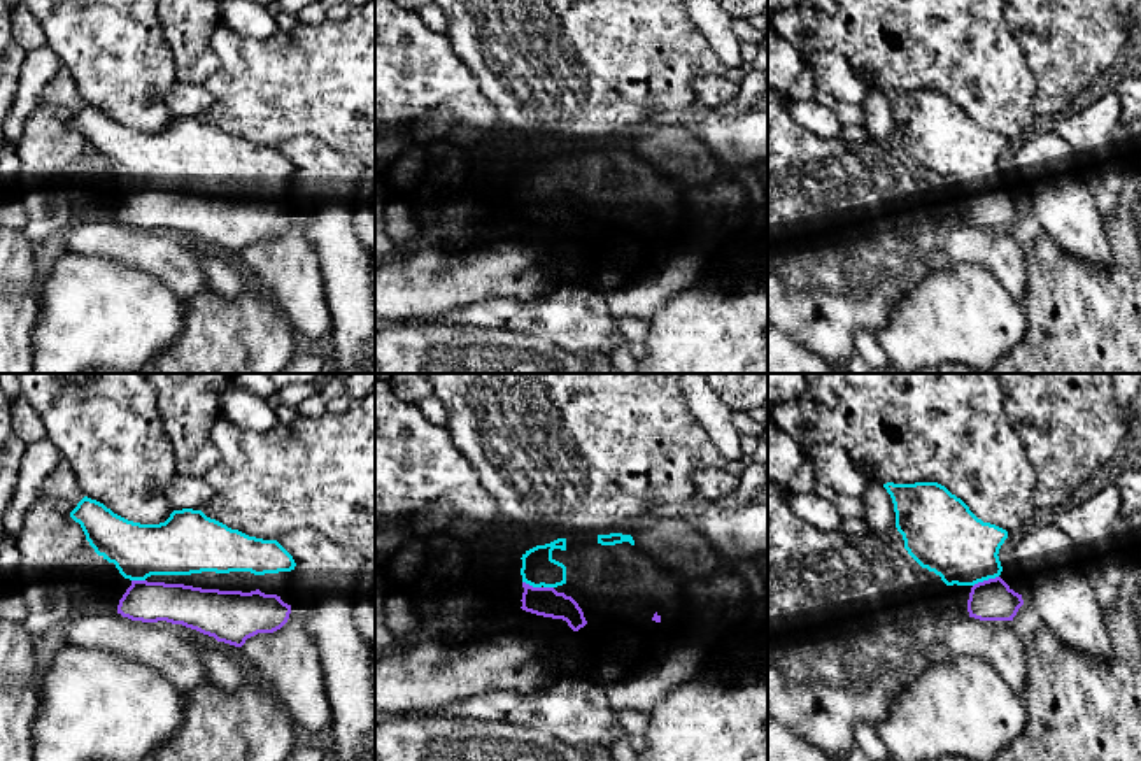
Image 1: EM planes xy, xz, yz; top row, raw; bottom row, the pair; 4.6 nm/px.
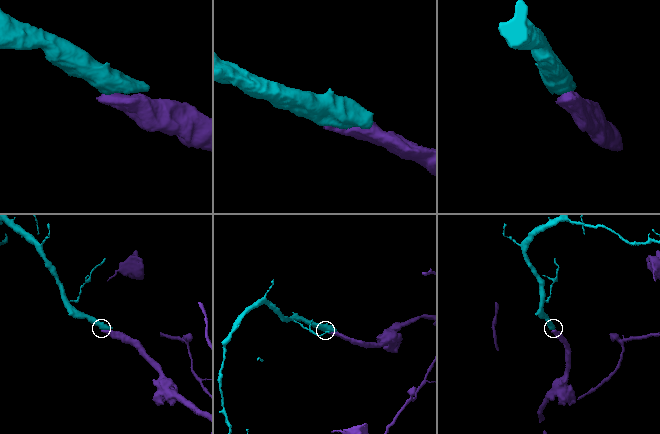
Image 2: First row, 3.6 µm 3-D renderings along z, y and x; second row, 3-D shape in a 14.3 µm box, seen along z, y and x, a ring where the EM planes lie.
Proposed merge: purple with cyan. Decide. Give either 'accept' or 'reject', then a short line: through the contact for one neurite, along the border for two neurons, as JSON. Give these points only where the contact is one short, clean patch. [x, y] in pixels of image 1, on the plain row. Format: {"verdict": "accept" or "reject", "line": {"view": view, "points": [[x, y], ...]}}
{"verdict": "accept", "line": {"view": "yz", "points": [[991, 207], [985, 188], [950, 148]]}}

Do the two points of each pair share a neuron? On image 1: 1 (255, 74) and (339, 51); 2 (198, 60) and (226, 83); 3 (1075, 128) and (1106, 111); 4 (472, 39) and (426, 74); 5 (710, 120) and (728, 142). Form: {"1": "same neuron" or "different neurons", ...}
{"1": "same neuron", "2": "different neurons", "3": "same neuron", "4": "different neurons", "5": "same neuron"}

